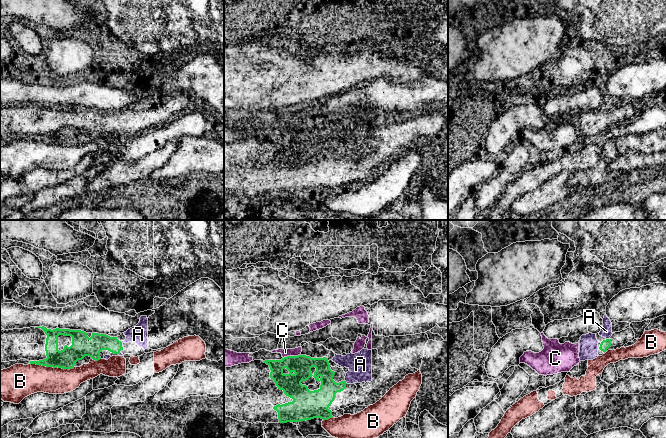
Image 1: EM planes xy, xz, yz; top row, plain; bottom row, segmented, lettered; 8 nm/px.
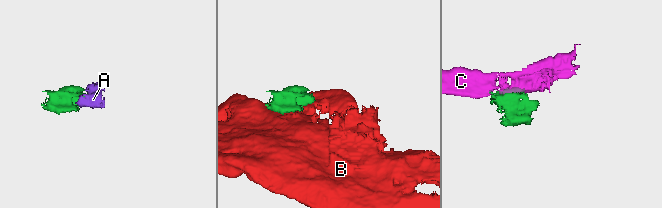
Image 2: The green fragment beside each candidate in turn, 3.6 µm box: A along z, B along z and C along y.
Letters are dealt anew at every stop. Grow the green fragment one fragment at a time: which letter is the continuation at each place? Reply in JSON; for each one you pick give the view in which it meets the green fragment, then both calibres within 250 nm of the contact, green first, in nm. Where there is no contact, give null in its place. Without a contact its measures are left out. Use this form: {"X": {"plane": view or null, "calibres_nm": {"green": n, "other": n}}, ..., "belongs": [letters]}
{"A": {"plane": "xy", "calibres_nm": {"green": 150, "other": 150}}, "belongs": ["A"]}

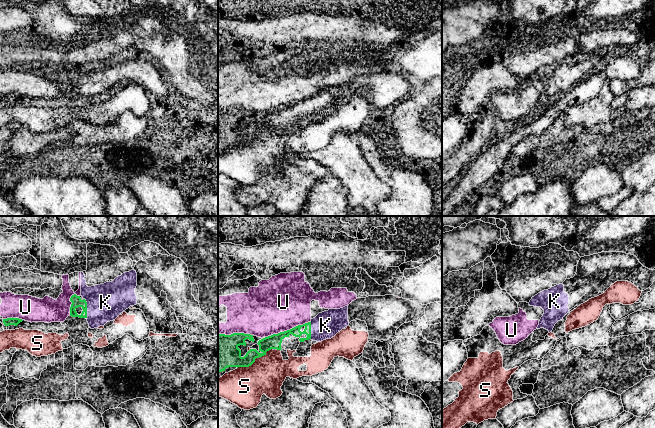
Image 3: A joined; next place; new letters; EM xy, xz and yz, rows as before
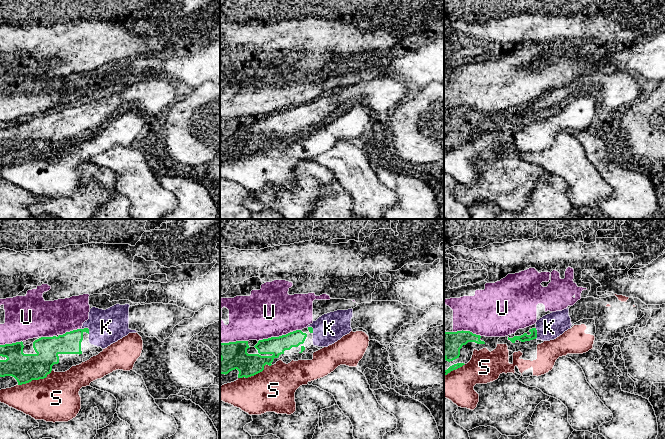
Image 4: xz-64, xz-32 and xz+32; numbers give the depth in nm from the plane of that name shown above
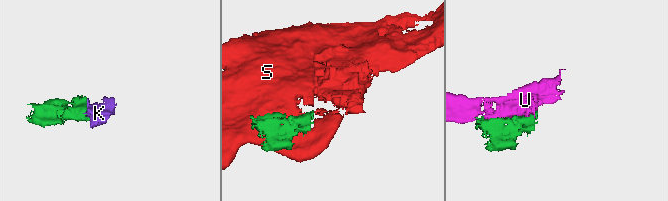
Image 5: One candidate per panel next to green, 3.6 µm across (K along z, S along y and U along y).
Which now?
{"K": {"plane": "xy", "calibres_nm": {"green": 80, "other": 300}}, "belongs": ["K"]}

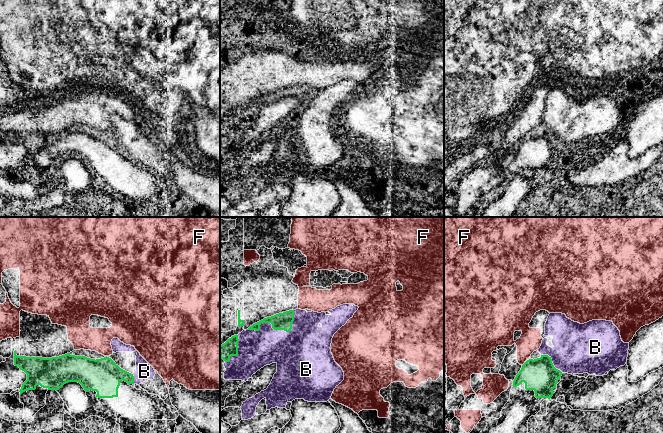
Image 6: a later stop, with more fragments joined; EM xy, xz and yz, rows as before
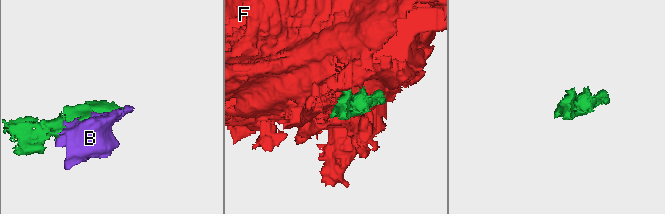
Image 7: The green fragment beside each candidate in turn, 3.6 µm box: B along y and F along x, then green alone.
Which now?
{"belongs": []}

